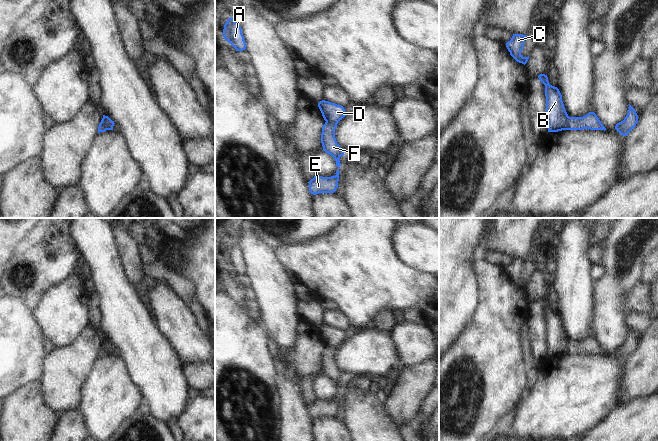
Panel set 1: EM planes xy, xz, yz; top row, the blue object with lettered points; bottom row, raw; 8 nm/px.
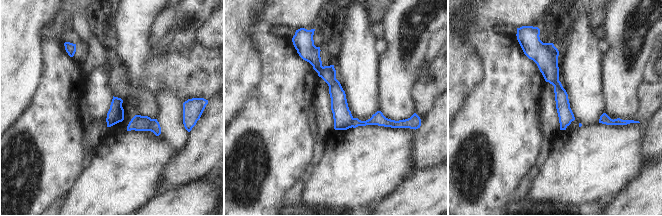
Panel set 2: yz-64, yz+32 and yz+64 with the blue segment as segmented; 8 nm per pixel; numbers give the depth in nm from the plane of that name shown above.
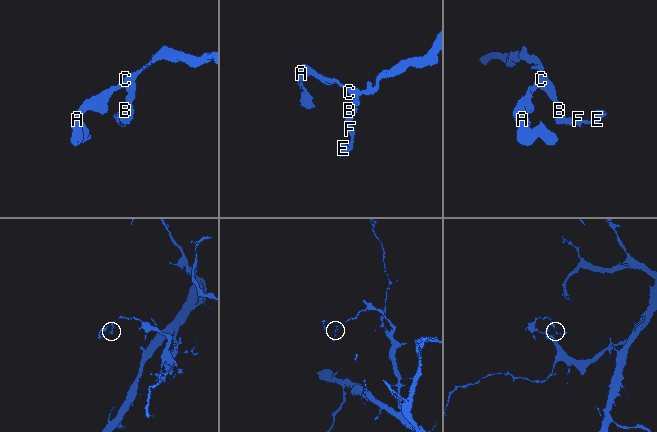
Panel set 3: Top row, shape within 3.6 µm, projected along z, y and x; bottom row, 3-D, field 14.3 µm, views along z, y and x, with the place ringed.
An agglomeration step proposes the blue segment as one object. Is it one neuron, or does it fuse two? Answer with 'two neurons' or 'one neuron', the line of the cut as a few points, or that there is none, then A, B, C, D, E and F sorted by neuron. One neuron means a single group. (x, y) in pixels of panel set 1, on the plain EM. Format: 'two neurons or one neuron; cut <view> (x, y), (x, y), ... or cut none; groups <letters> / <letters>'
two neurons; cut yz (568, 340), (567, 353); groups A B C D / E F

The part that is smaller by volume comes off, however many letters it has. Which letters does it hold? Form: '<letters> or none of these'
E, F

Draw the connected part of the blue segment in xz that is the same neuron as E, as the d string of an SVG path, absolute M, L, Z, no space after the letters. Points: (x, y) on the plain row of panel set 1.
M325 346L322 351L321 367L323 375L335 383L338 394L335 397L336 399L331 401L321 401L315 399L314 402L309 405L309 415L313 419L319 417L334 417L338 412L339 392L341 389L339 383L344 379L344 375L335 362L335 353L337 348L338 347Z

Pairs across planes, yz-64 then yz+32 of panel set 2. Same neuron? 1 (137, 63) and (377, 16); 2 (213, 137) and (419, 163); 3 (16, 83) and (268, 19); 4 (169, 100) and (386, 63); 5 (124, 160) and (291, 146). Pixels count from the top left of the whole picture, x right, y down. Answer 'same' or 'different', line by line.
1: different
2: same
3: different
4: same
5: different

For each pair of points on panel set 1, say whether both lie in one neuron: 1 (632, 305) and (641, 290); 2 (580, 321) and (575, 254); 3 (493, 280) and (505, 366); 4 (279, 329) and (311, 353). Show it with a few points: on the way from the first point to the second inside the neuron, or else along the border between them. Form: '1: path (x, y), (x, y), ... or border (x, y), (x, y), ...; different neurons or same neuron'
1: path (635, 301), (639, 294); same neuron
2: path (575, 304), (575, 271); same neuron
3: path (497, 301), (497, 345); same neuron
4: border (299, 323), (295, 345), (284, 357), (280, 358); different neurons

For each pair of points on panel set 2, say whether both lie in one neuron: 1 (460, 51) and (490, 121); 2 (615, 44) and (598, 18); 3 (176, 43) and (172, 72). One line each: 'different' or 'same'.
1: different
2: different
3: different

